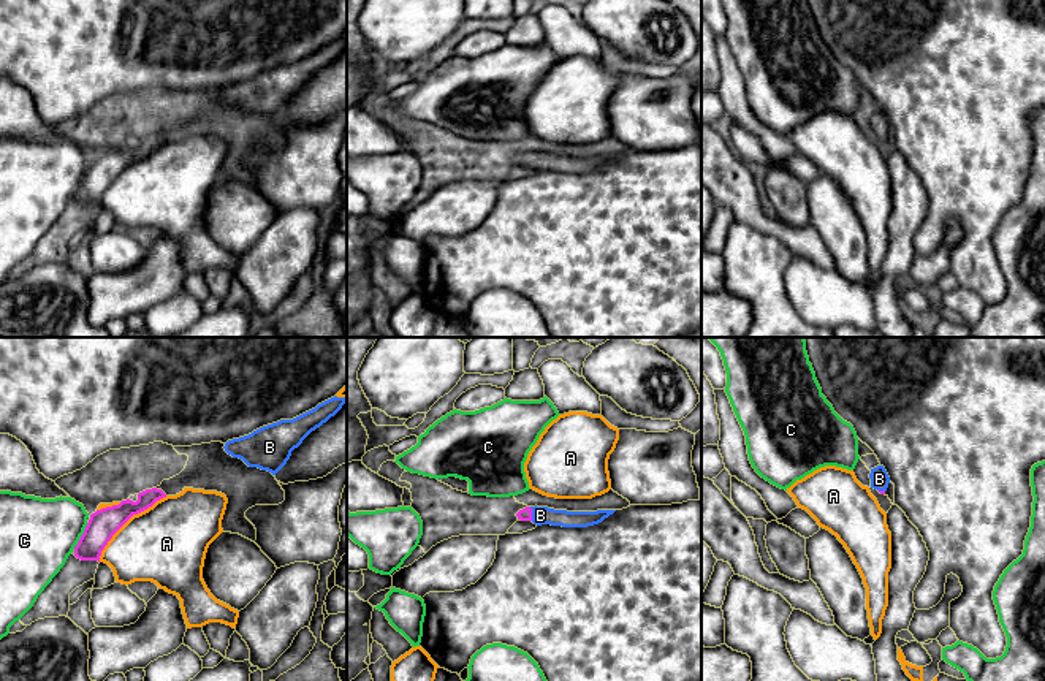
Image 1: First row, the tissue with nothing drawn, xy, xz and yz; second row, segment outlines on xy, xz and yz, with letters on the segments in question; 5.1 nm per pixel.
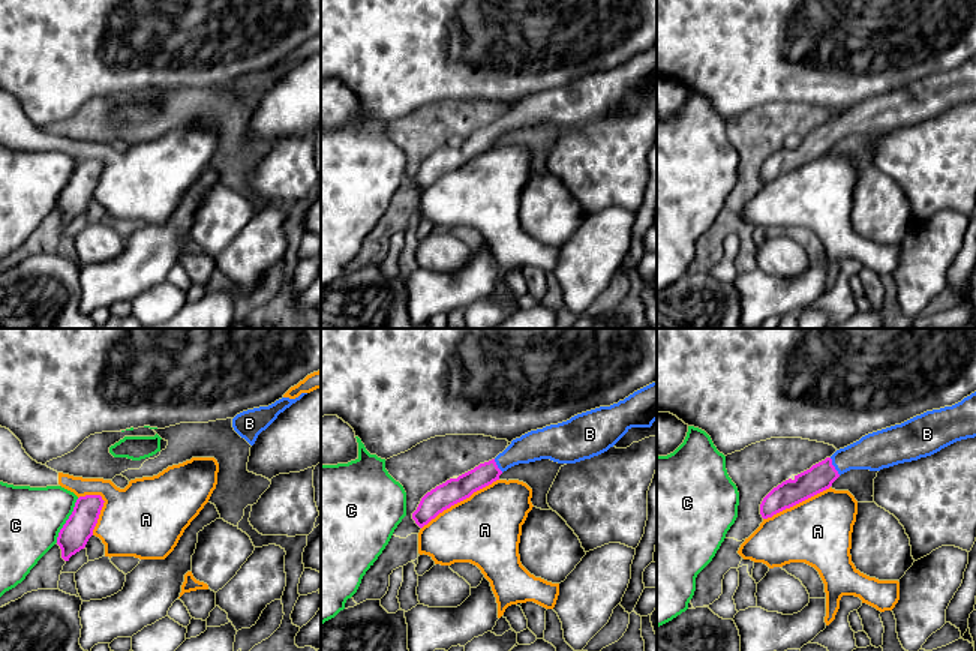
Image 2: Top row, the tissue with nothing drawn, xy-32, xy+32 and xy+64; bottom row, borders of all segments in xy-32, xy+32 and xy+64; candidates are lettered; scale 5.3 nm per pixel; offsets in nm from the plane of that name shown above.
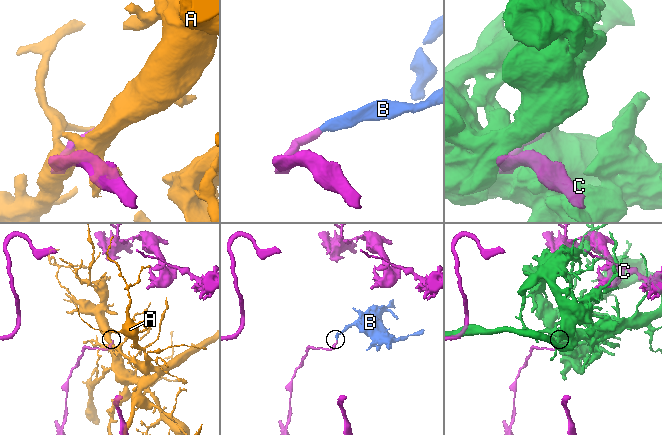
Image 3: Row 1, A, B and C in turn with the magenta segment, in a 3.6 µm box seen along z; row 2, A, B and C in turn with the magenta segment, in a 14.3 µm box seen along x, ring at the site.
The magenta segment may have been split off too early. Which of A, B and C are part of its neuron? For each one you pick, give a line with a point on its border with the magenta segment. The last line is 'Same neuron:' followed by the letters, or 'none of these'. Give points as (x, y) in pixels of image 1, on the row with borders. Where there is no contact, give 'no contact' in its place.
B: contact xz (531, 513)
Same neuron: B

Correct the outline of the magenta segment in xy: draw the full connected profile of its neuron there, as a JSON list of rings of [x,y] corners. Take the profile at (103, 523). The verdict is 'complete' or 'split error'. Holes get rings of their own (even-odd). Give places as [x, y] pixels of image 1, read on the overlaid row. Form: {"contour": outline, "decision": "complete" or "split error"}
{"contour": [[[152,488],[138,494],[138,500],[130,499],[122,500],[119,505],[106,507],[97,510],[90,515],[90,519],[81,535],[78,545],[74,546],[74,556],[81,561],[98,561],[101,551],[112,538],[112,535],[133,516],[149,507],[157,500],[166,497],[162,489]]], "decision": "complete"}

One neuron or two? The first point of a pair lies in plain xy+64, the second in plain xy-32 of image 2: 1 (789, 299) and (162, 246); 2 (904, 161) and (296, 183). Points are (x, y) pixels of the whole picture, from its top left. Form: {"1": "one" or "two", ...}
{"1": "one", "2": "one"}

